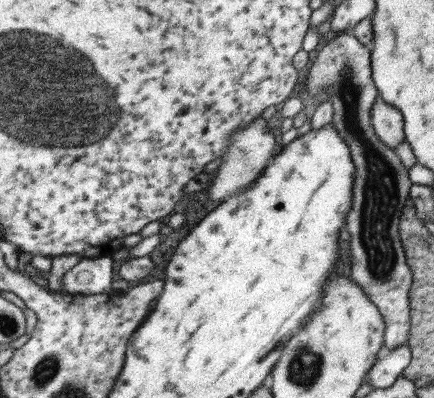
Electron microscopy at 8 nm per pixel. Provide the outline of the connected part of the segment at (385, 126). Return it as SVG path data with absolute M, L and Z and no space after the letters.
M377 96L371 106L370 123L375 136L388 148L403 142L402 114Z

